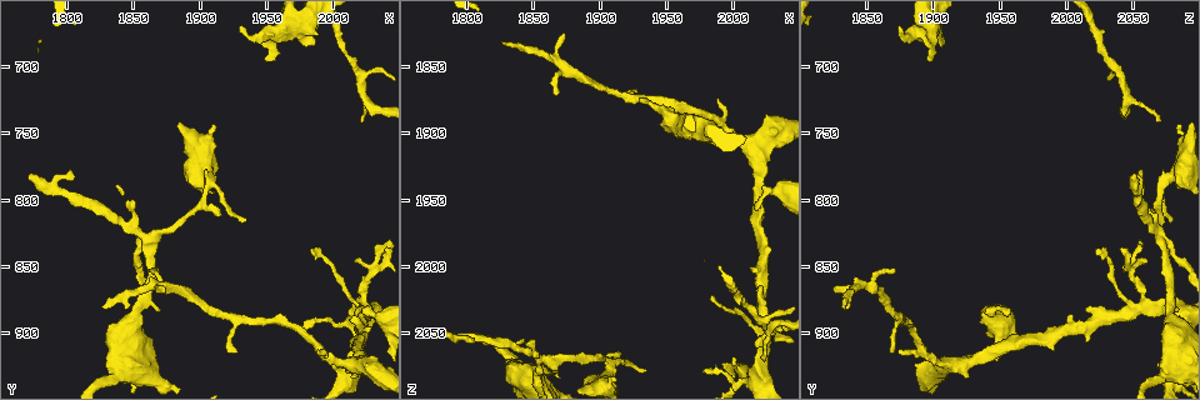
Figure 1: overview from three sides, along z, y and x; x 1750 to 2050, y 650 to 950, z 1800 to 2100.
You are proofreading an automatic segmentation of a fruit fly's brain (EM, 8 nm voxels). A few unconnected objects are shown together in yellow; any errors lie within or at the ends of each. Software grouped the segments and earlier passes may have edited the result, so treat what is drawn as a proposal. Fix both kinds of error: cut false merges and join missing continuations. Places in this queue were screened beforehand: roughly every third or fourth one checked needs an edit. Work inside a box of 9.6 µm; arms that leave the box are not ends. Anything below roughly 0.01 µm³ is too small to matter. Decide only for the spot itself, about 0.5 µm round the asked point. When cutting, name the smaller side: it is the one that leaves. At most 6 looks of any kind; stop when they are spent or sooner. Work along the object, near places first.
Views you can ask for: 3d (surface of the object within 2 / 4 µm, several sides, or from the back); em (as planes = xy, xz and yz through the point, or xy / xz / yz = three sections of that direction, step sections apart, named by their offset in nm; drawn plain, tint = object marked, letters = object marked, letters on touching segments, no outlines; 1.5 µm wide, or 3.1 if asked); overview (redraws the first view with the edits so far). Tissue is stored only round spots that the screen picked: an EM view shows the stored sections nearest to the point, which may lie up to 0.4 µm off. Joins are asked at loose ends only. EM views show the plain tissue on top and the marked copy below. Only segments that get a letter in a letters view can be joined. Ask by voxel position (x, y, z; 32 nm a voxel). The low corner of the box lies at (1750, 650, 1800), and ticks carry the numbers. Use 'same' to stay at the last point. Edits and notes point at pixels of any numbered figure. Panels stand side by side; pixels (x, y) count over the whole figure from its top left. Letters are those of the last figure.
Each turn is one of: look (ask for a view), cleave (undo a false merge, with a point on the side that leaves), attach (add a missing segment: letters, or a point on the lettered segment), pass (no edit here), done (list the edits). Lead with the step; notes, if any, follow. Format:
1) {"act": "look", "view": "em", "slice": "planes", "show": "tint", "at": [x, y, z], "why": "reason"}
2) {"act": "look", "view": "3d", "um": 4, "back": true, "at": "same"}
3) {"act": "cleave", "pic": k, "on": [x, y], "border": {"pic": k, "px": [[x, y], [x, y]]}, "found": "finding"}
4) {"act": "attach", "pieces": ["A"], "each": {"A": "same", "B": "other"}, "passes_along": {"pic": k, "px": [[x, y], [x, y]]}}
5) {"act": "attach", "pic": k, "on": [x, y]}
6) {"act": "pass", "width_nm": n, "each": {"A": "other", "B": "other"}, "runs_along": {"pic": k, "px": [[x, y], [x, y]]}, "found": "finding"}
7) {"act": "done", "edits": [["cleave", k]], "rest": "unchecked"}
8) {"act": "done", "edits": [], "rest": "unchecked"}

{"act": "look", "view": "em", "slice": "xz", "step": 4, "show": "letters", "at": [2020, 740, 2068], "why": "free end"}

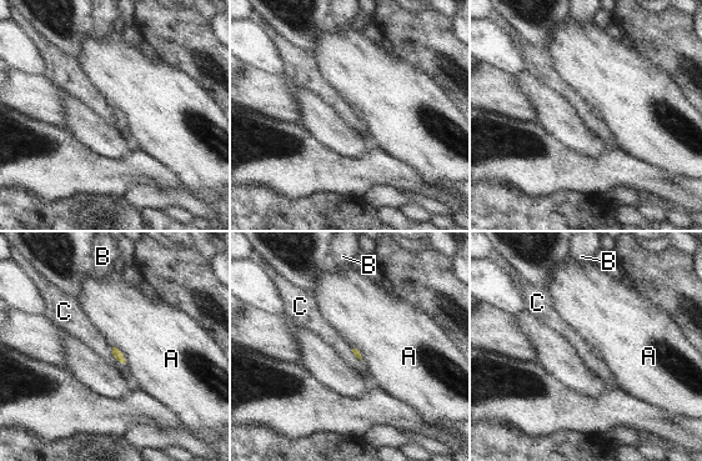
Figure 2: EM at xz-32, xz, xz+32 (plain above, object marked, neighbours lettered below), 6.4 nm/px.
{"act": "look", "view": "em", "slice": "planes", "show": "letters", "at": "same"}

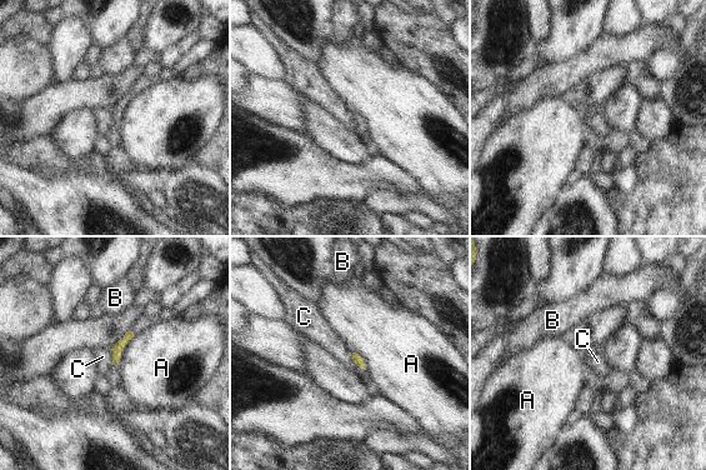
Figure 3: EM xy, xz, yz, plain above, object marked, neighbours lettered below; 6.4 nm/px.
{"act": "pass", "longest_contact_nm": ["A", 220], "each": {"A": "other", "B": "other", "C": "other"}, "found": "no lettered segment goes on from it"}

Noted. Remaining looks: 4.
{"act": "look", "view": "em", "slice": "planes", "show": "letters", "at": [1986, 684, 1906], "why": "branch stops here"}

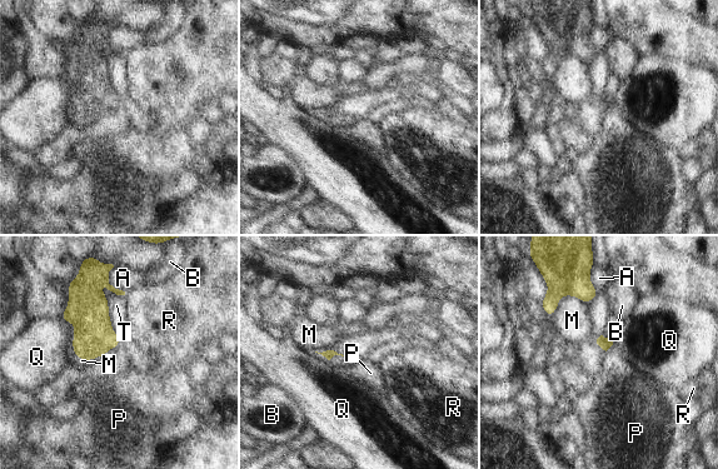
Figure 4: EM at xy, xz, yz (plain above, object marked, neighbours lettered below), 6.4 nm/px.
{"act": "pass", "each": {"A": "other", "B": "other", "M": "other", "P": "other", "Q": "other", "R": "other", "T": "other"}, "border": {"pic": 4, "px": [[613, 344], [606, 350]]}, "found": "none of them fits"}

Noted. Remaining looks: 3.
{"act": "look", "view": "em", "slice": "planes", "show": "letters", "at": [2020, 880, 2012], "why": "free end"}

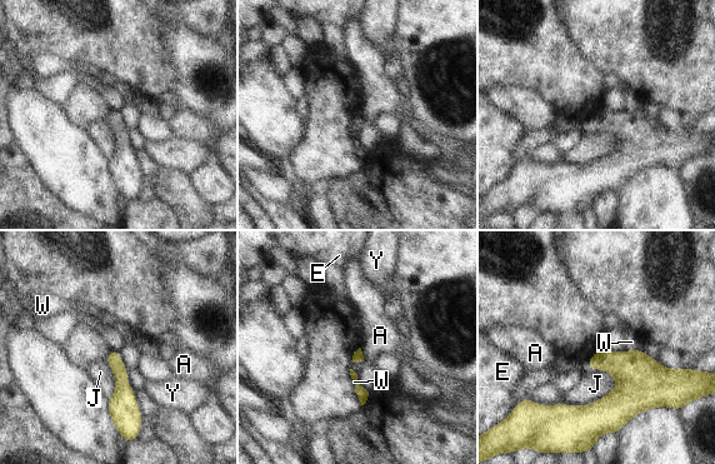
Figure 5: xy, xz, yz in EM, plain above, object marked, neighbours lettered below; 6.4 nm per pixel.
{"act": "pass", "each": {"A": "other", "E": "other", "J": "other", "W": "other", "Y": "other"}, "border": {"pic": 5, "px": [[360, 348], [364, 359]]}, "found": "no lettered segment goes on from it"}

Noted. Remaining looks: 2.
{"act": "done", "edits": [], "rest": "unchecked"}

